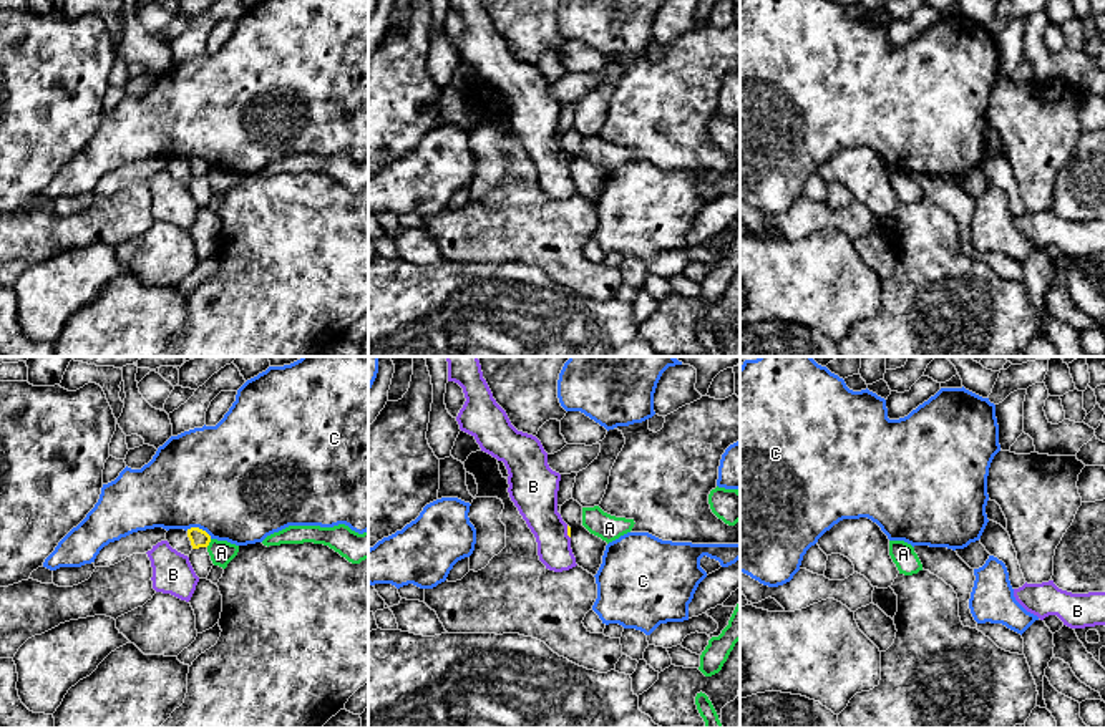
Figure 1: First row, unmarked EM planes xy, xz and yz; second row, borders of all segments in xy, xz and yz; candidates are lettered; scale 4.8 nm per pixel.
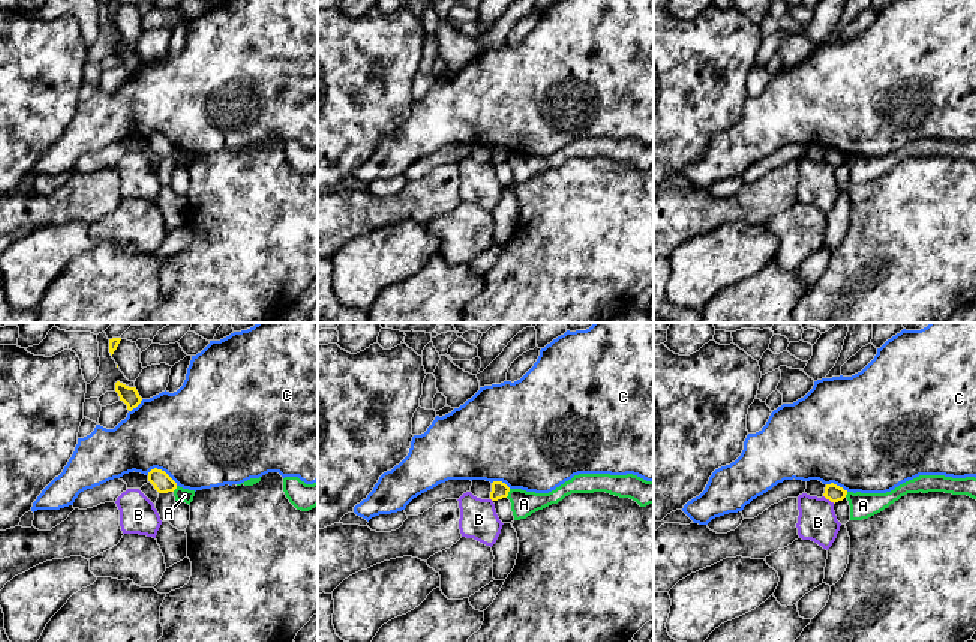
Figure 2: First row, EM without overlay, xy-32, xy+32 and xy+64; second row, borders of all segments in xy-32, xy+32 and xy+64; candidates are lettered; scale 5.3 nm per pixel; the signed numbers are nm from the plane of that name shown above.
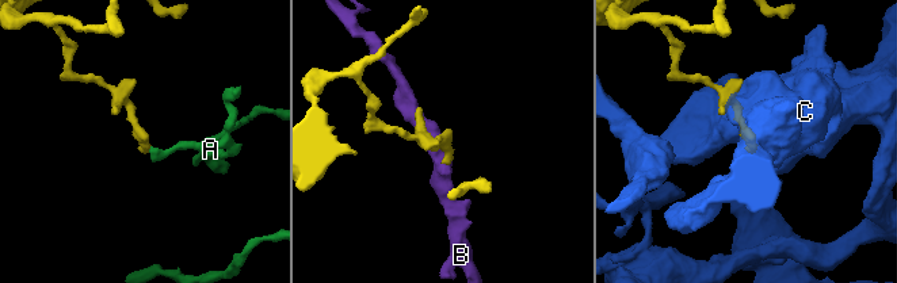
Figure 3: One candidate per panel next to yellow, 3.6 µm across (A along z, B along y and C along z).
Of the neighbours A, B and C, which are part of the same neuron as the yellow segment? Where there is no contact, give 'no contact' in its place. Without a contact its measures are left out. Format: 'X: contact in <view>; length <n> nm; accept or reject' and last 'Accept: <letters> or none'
A: contact in xy; length 50 nm; reject
B: contact in xz; length 70 nm; reject
C: contact in xy; length 130 nm; reject
Accept: none

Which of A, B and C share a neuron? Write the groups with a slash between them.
A / B / C

